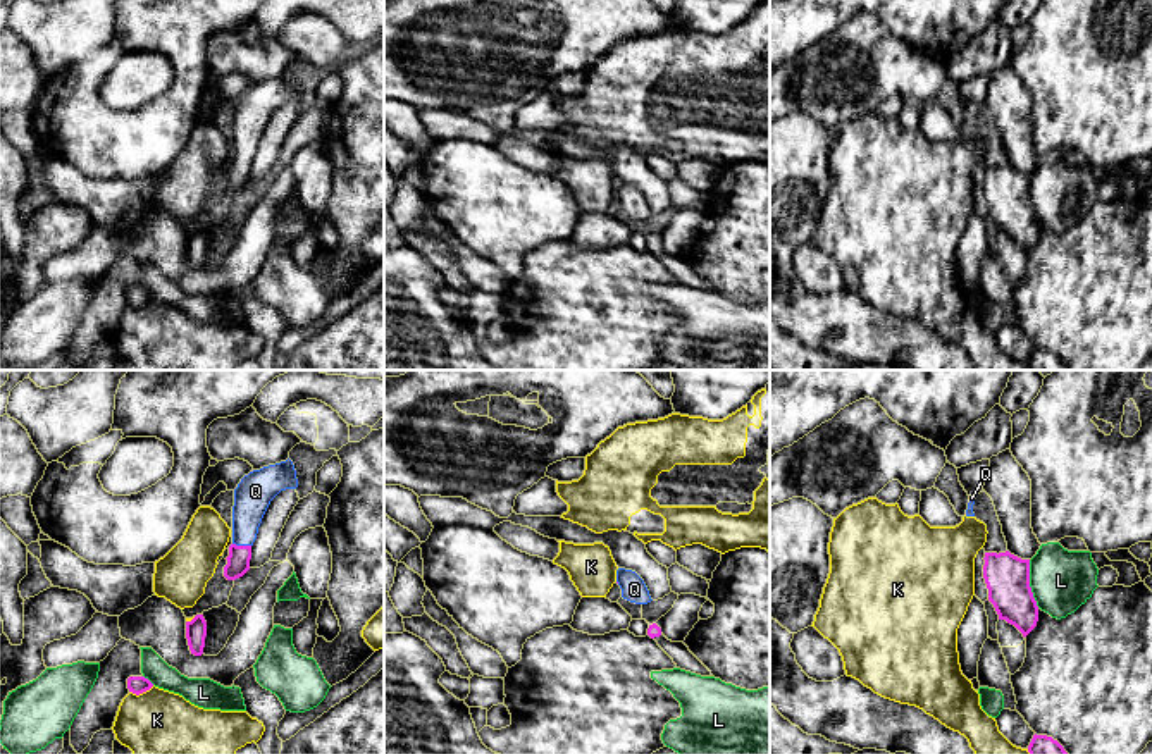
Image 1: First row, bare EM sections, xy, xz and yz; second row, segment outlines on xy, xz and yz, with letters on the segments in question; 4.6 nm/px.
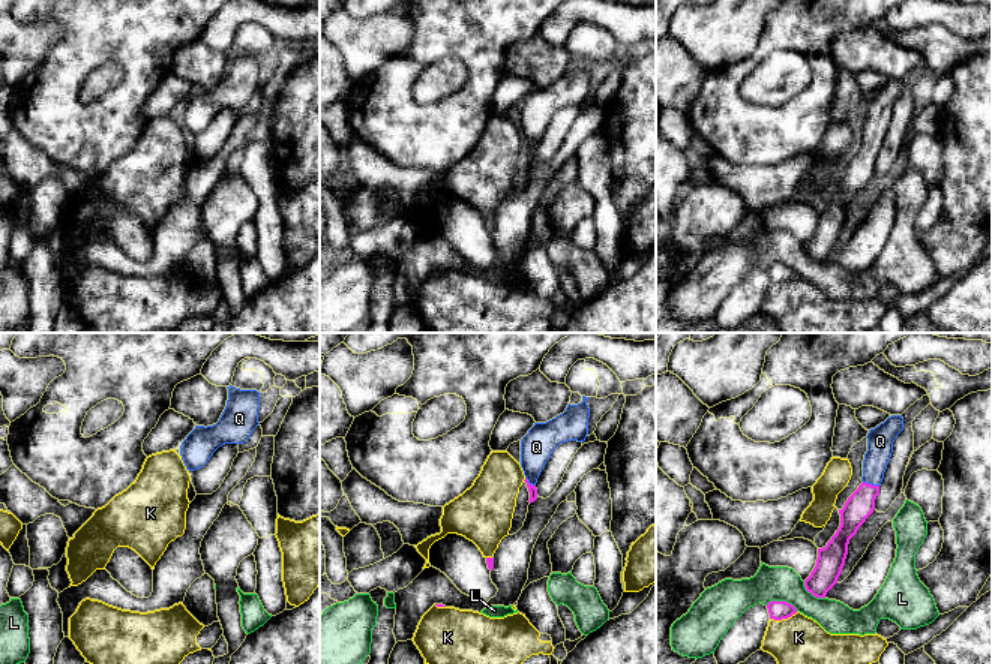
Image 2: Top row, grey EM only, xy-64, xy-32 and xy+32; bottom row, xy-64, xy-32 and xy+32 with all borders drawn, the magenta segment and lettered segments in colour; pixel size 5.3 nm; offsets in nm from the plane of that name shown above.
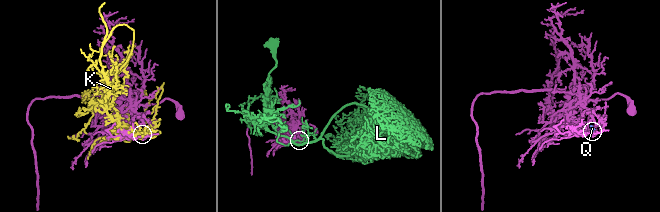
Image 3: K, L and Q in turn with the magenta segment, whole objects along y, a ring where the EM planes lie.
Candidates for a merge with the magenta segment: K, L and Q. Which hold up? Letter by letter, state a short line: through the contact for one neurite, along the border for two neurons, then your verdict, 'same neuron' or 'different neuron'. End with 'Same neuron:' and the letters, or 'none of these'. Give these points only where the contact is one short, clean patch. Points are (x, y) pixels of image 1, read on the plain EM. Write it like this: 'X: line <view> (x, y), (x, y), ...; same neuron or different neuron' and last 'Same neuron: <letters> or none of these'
K: different neuron
L: different neuron
Q: line xy (238, 176), (241, 160), (252, 111); same neuron
Same neuron: Q

